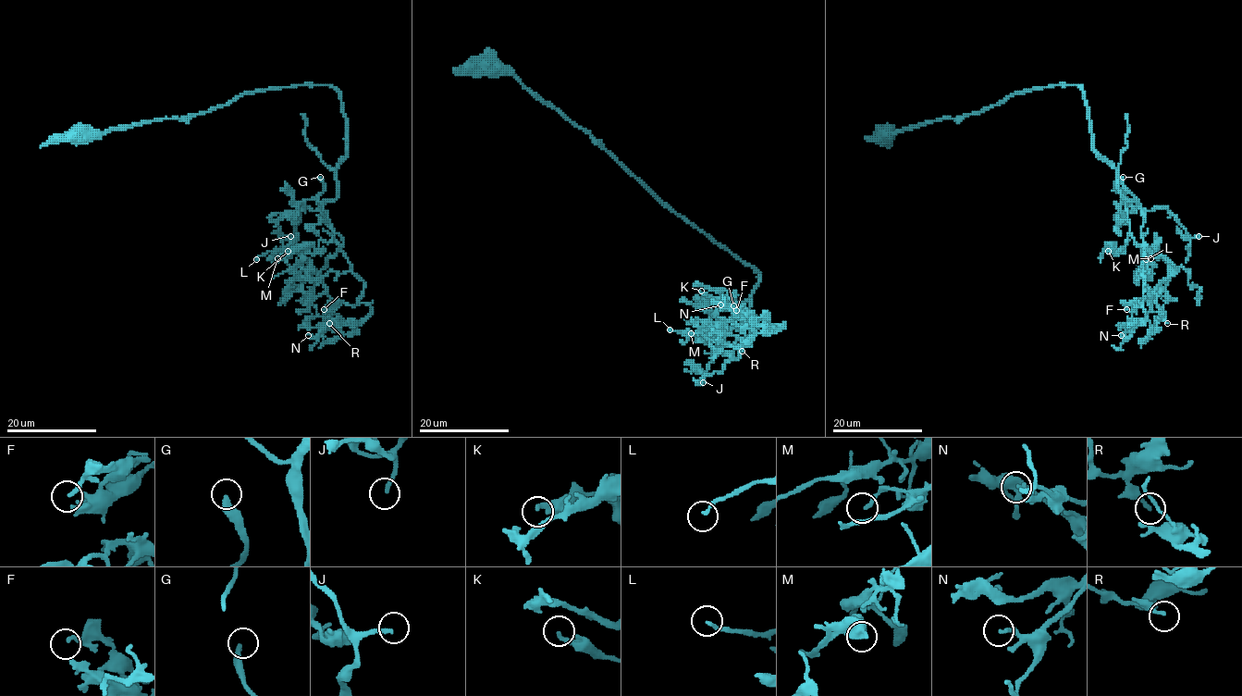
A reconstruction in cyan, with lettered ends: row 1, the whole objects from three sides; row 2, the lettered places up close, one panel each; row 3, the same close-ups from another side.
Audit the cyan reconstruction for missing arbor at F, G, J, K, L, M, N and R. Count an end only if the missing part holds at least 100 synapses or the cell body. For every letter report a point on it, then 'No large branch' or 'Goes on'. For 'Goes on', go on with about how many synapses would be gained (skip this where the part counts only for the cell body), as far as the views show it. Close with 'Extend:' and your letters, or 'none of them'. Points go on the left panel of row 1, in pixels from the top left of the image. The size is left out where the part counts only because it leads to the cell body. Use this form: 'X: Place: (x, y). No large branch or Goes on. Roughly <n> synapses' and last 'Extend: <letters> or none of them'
F: Place: (324, 309). No large branch
G: Place: (320, 177). Goes on. Roughly 180 synapses
J: Place: (290, 236). Goes on. Roughly 140 synapses
K: Place: (288, 251). No large branch
L: Place: (256, 259). No large branch
M: Place: (277, 258). No large branch
N: Place: (308, 335). No large branch
R: Place: (329, 323). No large branch
Extend: G, J

